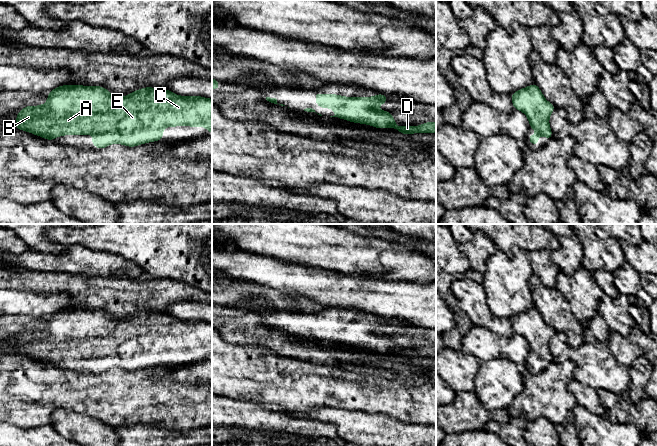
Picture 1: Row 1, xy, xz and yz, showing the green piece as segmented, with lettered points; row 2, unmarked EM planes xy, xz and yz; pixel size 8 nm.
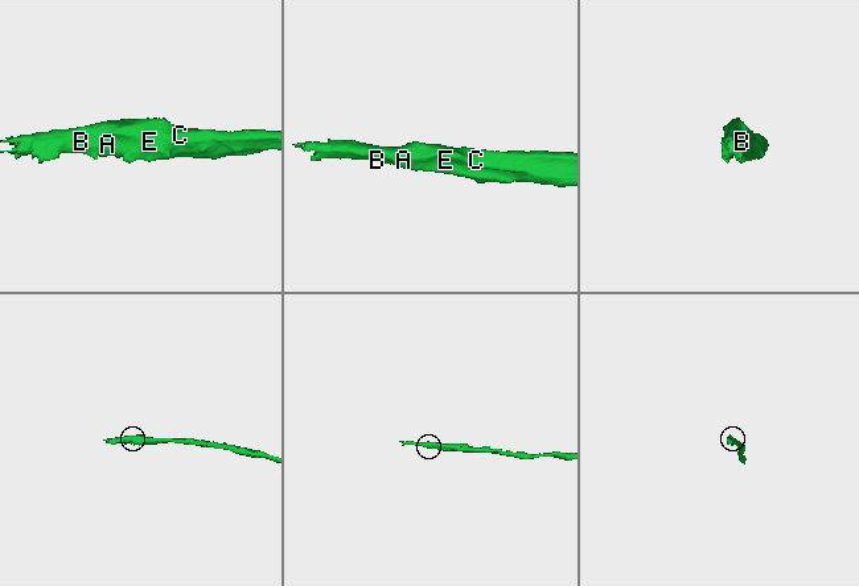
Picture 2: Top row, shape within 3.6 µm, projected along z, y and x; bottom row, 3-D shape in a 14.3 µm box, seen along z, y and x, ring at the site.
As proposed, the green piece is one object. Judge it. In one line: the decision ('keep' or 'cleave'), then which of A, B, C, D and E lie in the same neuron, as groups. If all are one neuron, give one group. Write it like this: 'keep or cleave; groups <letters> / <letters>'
keep; groups A B C D E

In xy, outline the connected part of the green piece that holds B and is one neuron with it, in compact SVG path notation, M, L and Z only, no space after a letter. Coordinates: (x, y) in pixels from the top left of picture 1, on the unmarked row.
M62 309L49 315L47 326L26 330L15 342L17 354L24 354L47 364L64 359L92 358L92 368L103 373L111 368L128 371L163 363L165 351L206 351L212 357L212 323L179 320L168 313L145 311L127 320L112 319L102 310Z

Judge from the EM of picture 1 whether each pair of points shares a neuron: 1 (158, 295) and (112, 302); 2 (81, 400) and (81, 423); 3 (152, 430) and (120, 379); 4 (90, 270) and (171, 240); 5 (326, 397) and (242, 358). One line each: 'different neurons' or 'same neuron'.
1: same neuron
2: different neurons
3: different neurons
4: different neurons
5: same neuron

